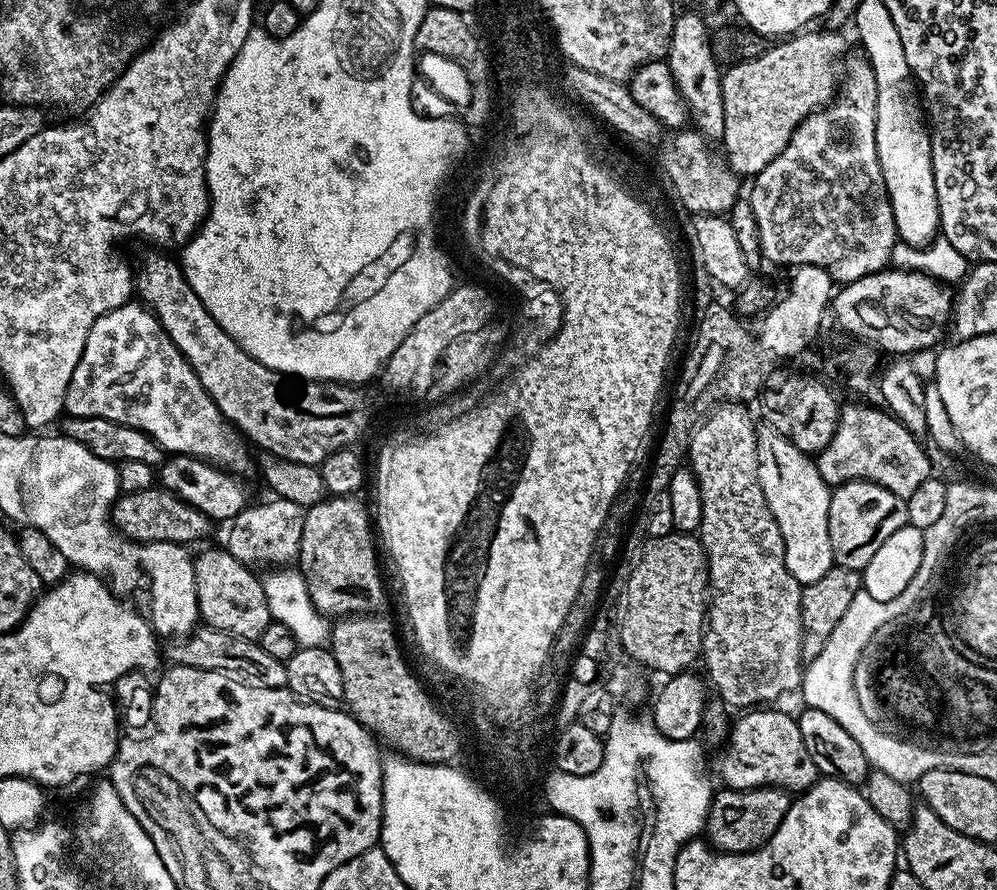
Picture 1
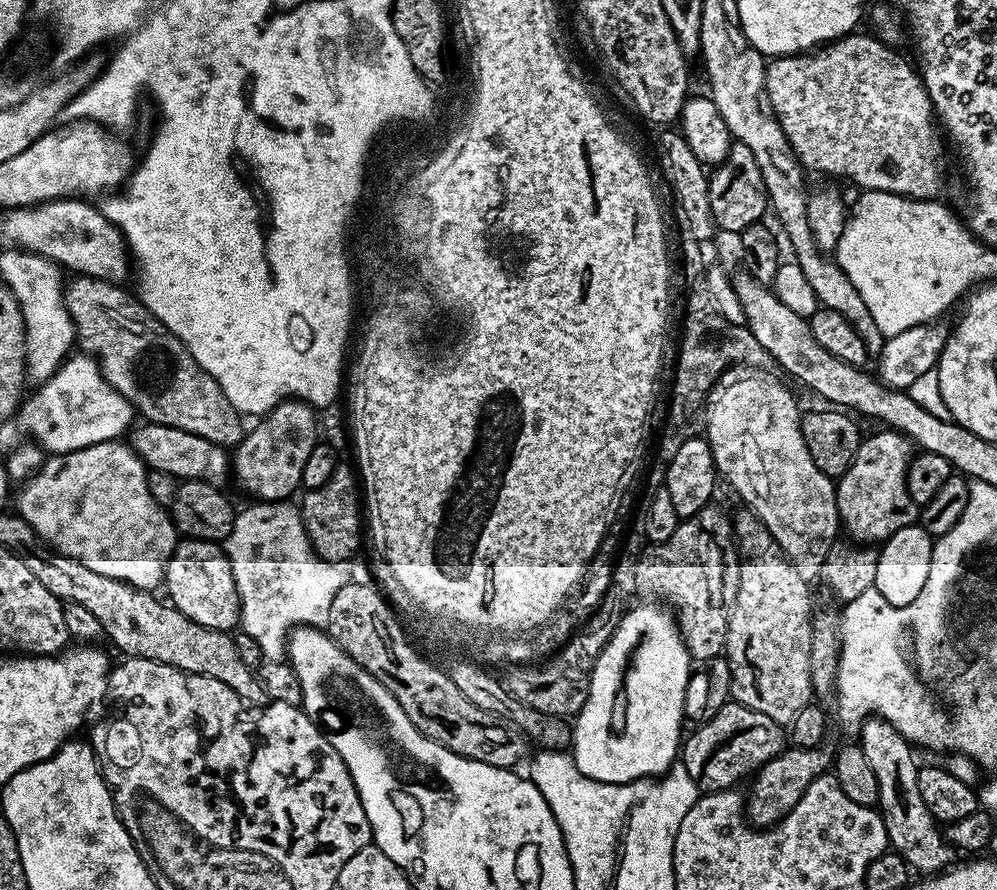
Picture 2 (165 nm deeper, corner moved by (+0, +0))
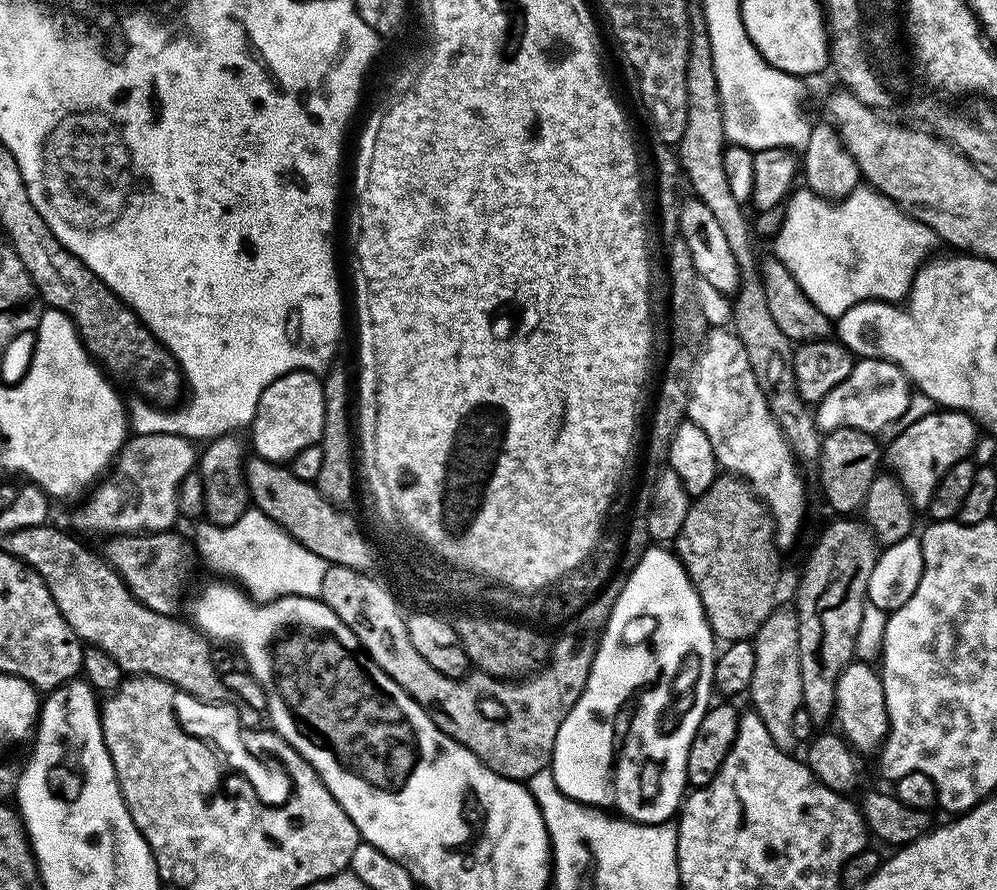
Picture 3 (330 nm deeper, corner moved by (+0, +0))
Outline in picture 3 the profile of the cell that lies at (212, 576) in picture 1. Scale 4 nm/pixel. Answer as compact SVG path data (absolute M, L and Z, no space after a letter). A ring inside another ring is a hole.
M176 530L121 534L103 541L102 555L108 565L120 573L126 586L134 594L134 598L142 602L142 606L163 616L170 616L179 613L180 595L183 594L184 583L192 572L194 548L185 540Z

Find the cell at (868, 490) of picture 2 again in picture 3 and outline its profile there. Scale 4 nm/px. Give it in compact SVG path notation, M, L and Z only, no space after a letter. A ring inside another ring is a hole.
M933 410L919 418L912 426L891 437L886 444L886 464L900 485L906 490L913 509L926 510L932 501L934 490L942 477L955 464L969 459L976 448L978 425L965 412L955 410Z

